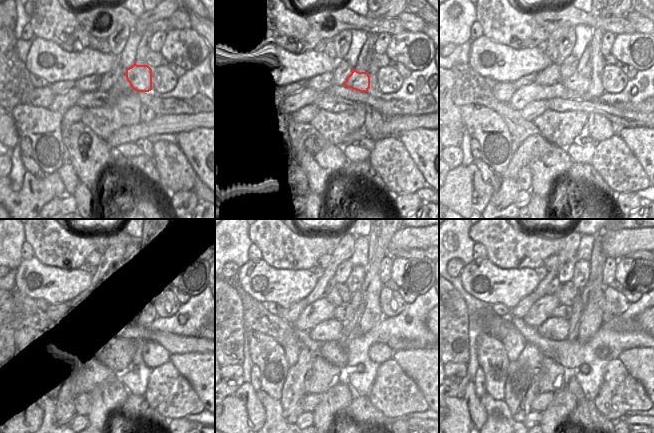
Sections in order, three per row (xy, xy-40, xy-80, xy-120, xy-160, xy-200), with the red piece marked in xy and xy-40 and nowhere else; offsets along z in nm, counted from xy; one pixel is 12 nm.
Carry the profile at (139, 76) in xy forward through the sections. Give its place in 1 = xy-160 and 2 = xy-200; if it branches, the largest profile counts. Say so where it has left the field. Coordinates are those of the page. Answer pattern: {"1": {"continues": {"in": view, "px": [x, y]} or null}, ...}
{"1": {"continues": {"in": "xy-160", "px": [342, 313]}}, "2": {"continues": {"in": "xy-200", "px": [562, 311]}}}

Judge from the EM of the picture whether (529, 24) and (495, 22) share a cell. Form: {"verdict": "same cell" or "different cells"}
{"verdict": "same cell"}

